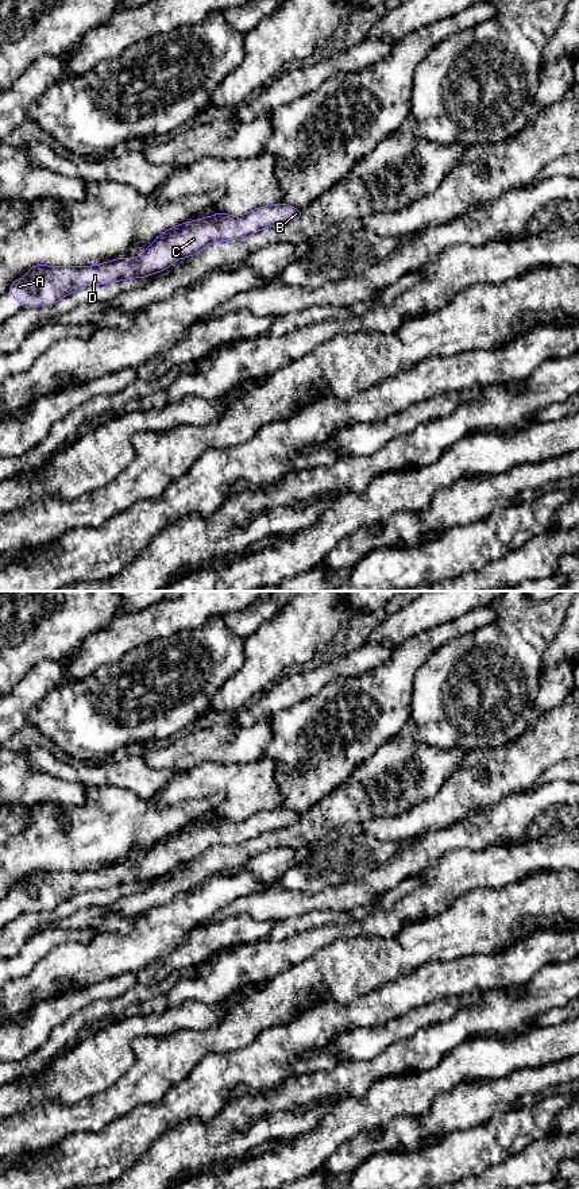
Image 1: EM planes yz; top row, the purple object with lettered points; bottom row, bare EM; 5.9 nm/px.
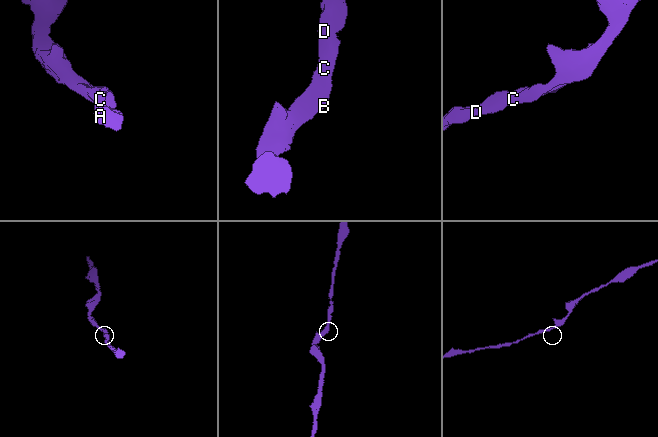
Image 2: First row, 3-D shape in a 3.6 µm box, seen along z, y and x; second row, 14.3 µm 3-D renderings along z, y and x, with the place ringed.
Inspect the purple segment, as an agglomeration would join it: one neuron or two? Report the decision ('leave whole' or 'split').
leave whole

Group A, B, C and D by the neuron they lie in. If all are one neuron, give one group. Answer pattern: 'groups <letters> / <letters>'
groups A B C D

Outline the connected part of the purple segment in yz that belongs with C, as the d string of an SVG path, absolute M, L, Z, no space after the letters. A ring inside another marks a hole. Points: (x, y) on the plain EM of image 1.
M278 807L271 811L258 811L244 821L229 821L219 817L211 822L202 822L194 826L186 826L177 831L173 831L163 838L158 839L155 846L138 862L123 864L116 862L107 868L97 870L62 870L50 872L47 869L35 869L28 876L16 884L8 892L8 896L19 906L23 912L38 912L42 910L53 910L62 902L72 899L73 896L89 891L89 889L107 889L116 885L126 885L131 883L144 883L154 877L169 873L177 864L189 862L198 858L209 849L220 845L242 845L262 833L283 829L287 826L300 825L302 815L286 808ZM30 883L36 888L36 895L30 896L24 885Z

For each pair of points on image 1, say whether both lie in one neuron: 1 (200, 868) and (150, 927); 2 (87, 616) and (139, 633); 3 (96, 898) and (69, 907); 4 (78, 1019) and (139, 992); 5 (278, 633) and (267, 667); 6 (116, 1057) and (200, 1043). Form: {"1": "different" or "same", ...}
{"1": "different", "2": "different", "3": "same", "4": "same", "5": "same", "6": "different"}

